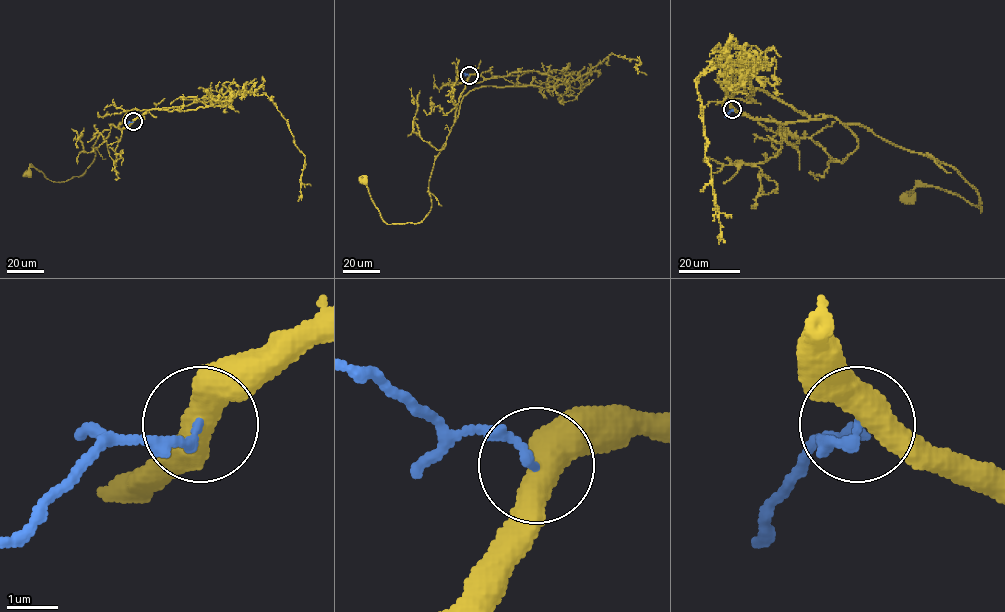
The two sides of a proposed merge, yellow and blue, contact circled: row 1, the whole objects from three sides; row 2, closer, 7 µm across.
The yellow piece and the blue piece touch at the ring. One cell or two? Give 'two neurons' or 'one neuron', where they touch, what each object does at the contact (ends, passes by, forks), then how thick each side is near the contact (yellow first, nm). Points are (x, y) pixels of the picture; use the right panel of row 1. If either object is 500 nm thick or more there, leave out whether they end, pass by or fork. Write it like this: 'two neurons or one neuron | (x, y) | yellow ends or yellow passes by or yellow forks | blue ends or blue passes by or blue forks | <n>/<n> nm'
one neuron | (732, 109) | yellow passes by | blue ends | 480/190 nm

